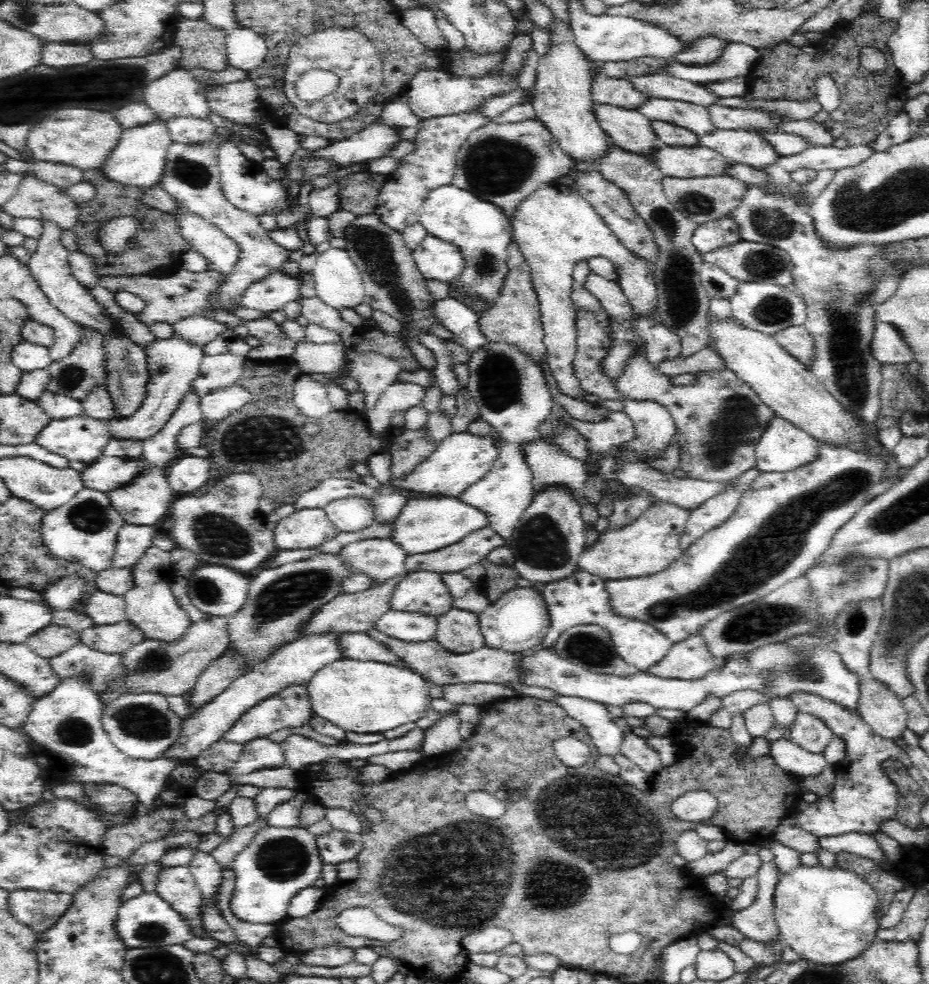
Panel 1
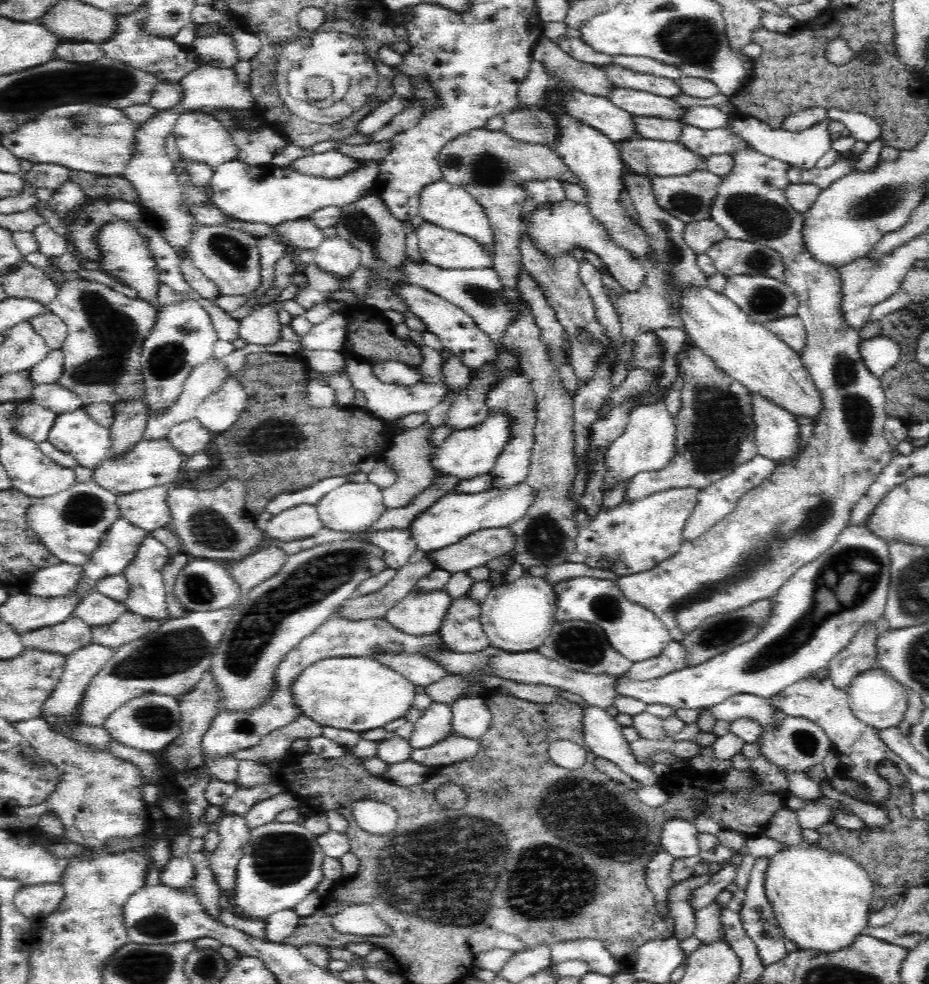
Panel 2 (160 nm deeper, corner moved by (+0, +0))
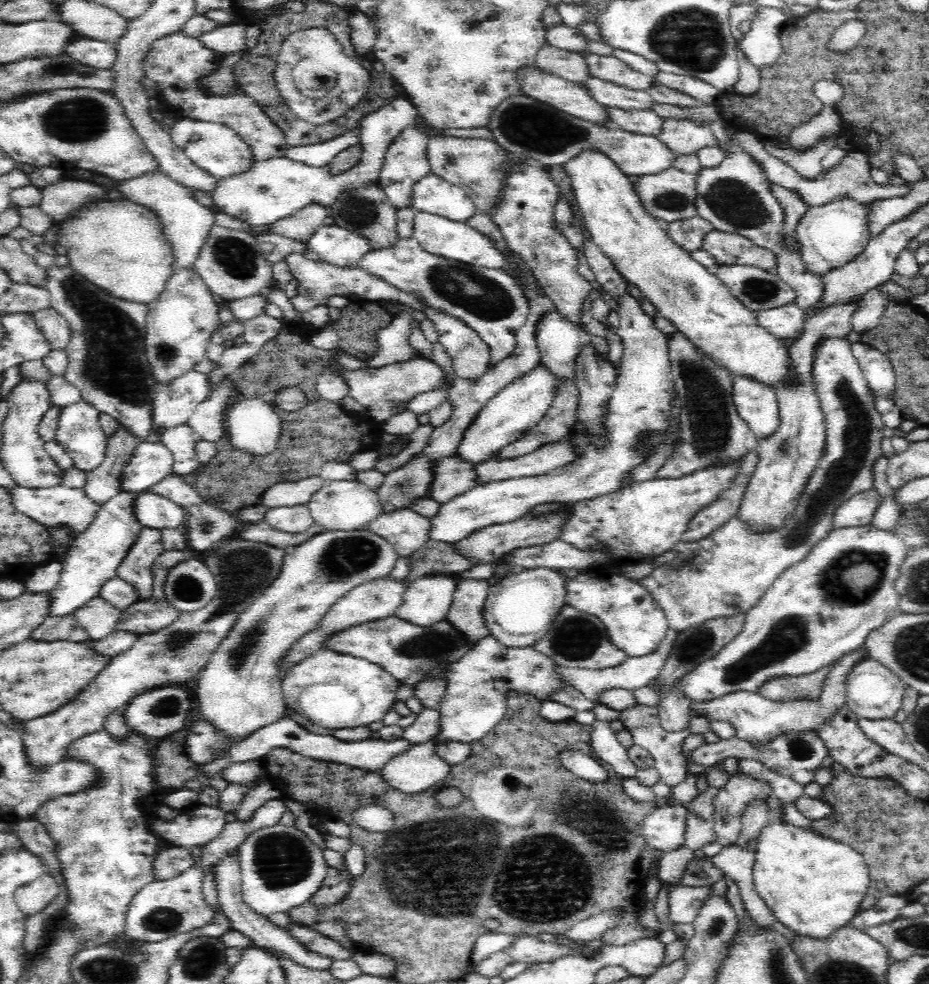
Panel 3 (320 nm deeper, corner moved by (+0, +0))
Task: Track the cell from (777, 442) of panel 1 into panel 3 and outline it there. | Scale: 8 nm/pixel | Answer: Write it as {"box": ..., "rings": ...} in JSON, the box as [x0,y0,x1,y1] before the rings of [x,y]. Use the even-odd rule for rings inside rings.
{"box":[733,376,782,440],"rings":[[[733,376],[733,379],[733,399],[740,417],[748,423],[758,440],[776,436],[782,424],[776,391],[751,378]]]}

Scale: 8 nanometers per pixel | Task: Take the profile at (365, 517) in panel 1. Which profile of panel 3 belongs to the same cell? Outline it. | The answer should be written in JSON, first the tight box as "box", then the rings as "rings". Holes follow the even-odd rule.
{"box":[310,480,382,530],"rings":[[[327,480],[324,488],[320,488],[310,502],[312,517],[319,525],[330,530],[365,530],[372,520],[376,520],[382,513],[382,501],[378,493],[360,481]]]}

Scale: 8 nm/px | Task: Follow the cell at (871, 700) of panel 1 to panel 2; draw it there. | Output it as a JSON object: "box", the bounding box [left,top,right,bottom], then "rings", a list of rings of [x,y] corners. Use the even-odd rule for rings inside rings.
{"box":[846,667,908,731],"rings":[[[879,667],[861,672],[854,678],[846,692],[849,697],[850,709],[856,718],[872,725],[878,731],[894,729],[902,720],[905,720],[908,709],[906,688]]]}

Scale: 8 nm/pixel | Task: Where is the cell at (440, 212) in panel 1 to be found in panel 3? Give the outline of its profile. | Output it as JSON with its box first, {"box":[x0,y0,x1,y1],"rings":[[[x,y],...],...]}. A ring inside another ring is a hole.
{"box":[413,172,478,223],"rings":[[[432,172],[414,186],[413,205],[417,211],[460,223],[468,223],[478,214],[470,195]]]}

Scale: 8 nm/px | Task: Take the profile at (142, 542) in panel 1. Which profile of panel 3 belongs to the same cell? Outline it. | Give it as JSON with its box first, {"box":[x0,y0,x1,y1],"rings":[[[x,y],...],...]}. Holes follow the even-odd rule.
{"box":[48,491,144,617],"rings":[[[122,491],[115,494],[114,498],[110,498],[102,505],[100,514],[96,516],[96,520],[88,530],[76,538],[72,550],[62,560],[60,584],[49,594],[48,617],[73,615],[78,608],[82,608],[91,598],[96,598],[100,594],[105,582],[118,577],[118,568],[122,560],[128,556],[128,552],[136,544],[140,531],[144,528],[134,516],[133,500],[136,495]]]}

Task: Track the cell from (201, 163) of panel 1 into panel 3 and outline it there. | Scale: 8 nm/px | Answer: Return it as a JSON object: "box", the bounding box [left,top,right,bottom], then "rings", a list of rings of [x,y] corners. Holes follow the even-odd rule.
{"box":[284,124,362,168],"rings":[[[358,124],[342,136],[337,136],[320,144],[291,146],[284,156],[294,162],[326,168],[339,152],[346,150],[353,144],[360,143],[360,134],[362,134],[362,127]]]}

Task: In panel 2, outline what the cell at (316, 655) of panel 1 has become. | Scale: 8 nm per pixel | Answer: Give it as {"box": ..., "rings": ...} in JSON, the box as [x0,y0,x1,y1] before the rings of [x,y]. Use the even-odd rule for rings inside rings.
{"box":[274,617,442,691],"rings":[[[332,617],[323,622],[310,636],[303,638],[284,656],[282,662],[278,663],[278,668],[274,671],[274,687],[276,687],[276,691],[290,689],[305,672],[306,668],[314,665],[314,662],[324,660],[324,658],[371,656],[371,652],[374,649],[382,649],[382,651],[392,653],[400,651],[418,653],[426,645],[442,645],[439,634],[434,632],[432,636],[408,636],[387,624],[385,618],[352,622],[351,620],[341,620],[341,618]]]}

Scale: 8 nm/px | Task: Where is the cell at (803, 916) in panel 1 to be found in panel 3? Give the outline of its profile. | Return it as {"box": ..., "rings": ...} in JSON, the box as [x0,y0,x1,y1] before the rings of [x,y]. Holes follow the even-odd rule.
{"box":[754,820,870,940],"rings":[[[771,820],[758,836],[754,864],[754,884],[774,916],[799,936],[824,940],[849,926],[852,918],[861,912],[862,900],[870,886],[870,869],[861,854],[851,846],[831,838],[824,838],[810,828],[800,828],[788,822]]]}

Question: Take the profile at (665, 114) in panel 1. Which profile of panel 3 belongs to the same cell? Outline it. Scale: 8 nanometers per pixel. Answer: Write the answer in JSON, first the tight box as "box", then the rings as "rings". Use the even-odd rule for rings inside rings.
{"box":[581,77,656,110],"rings":[[[596,77],[581,85],[604,106],[622,110],[652,110],[656,100],[646,90],[634,90]]]}

